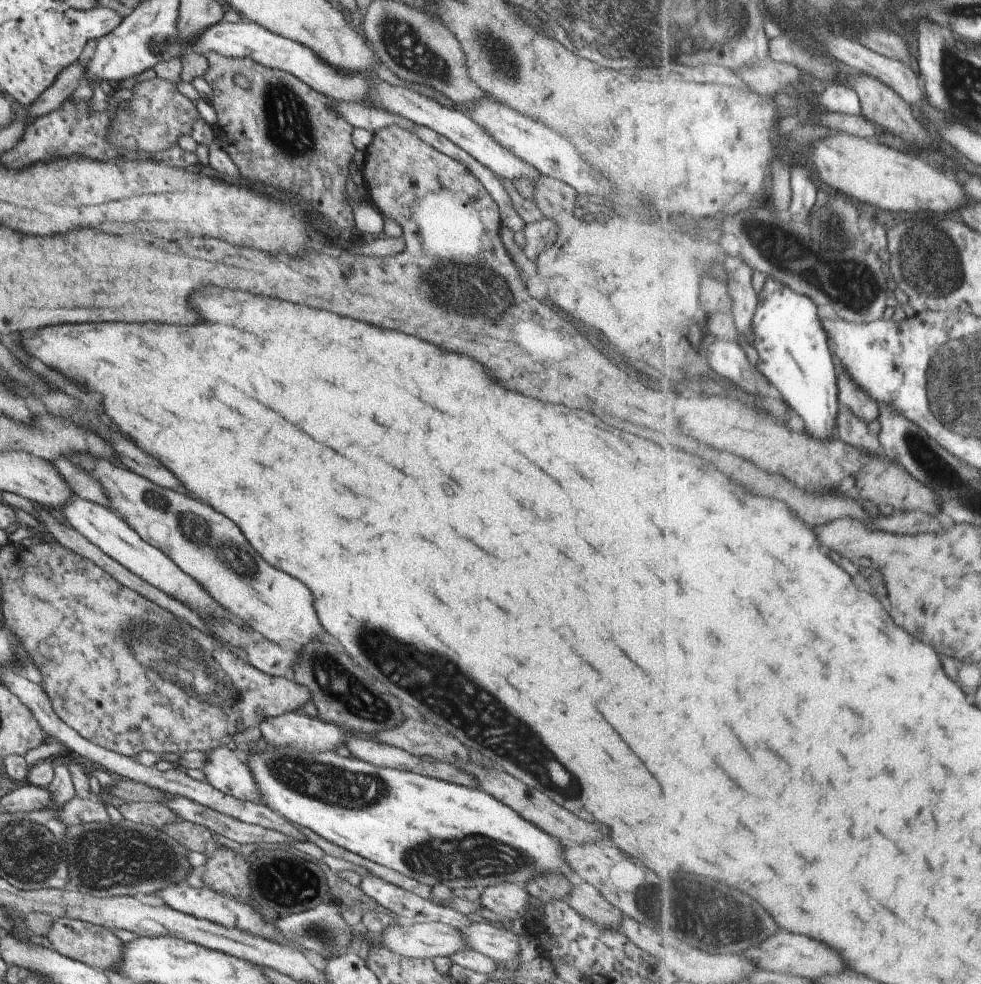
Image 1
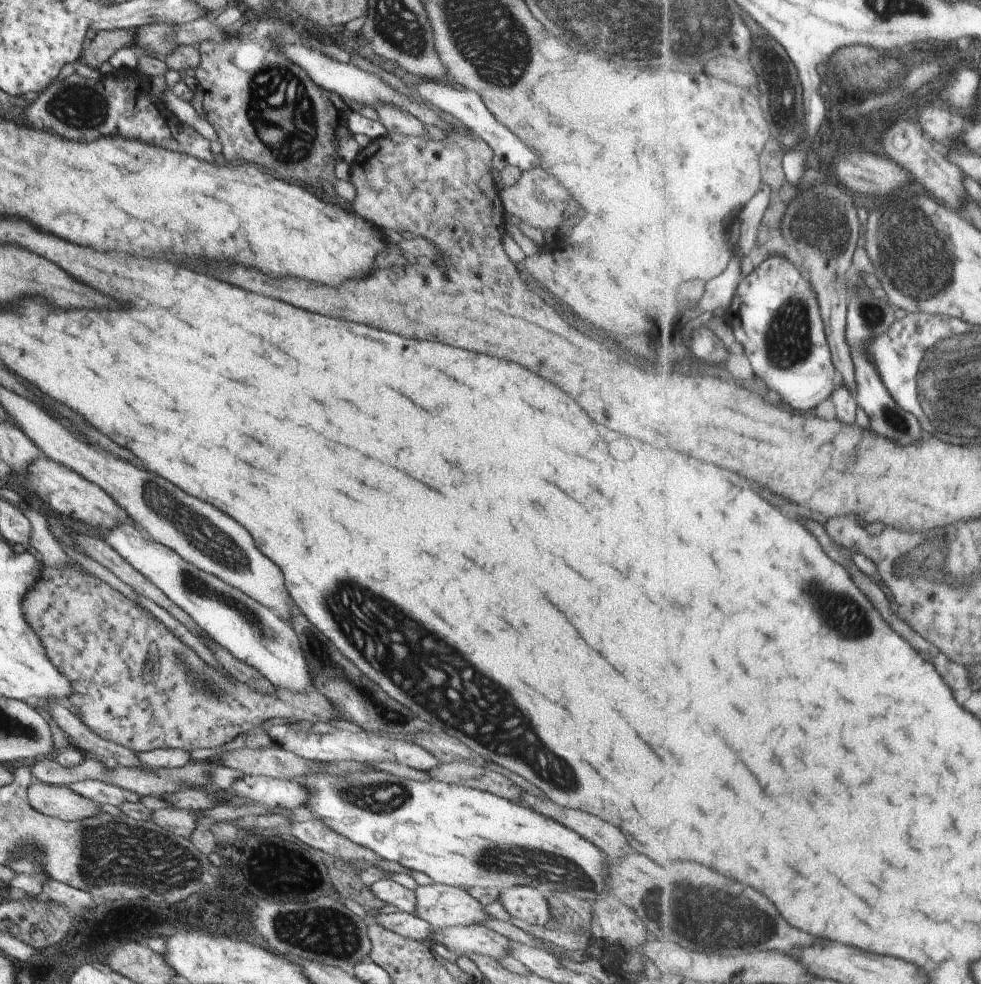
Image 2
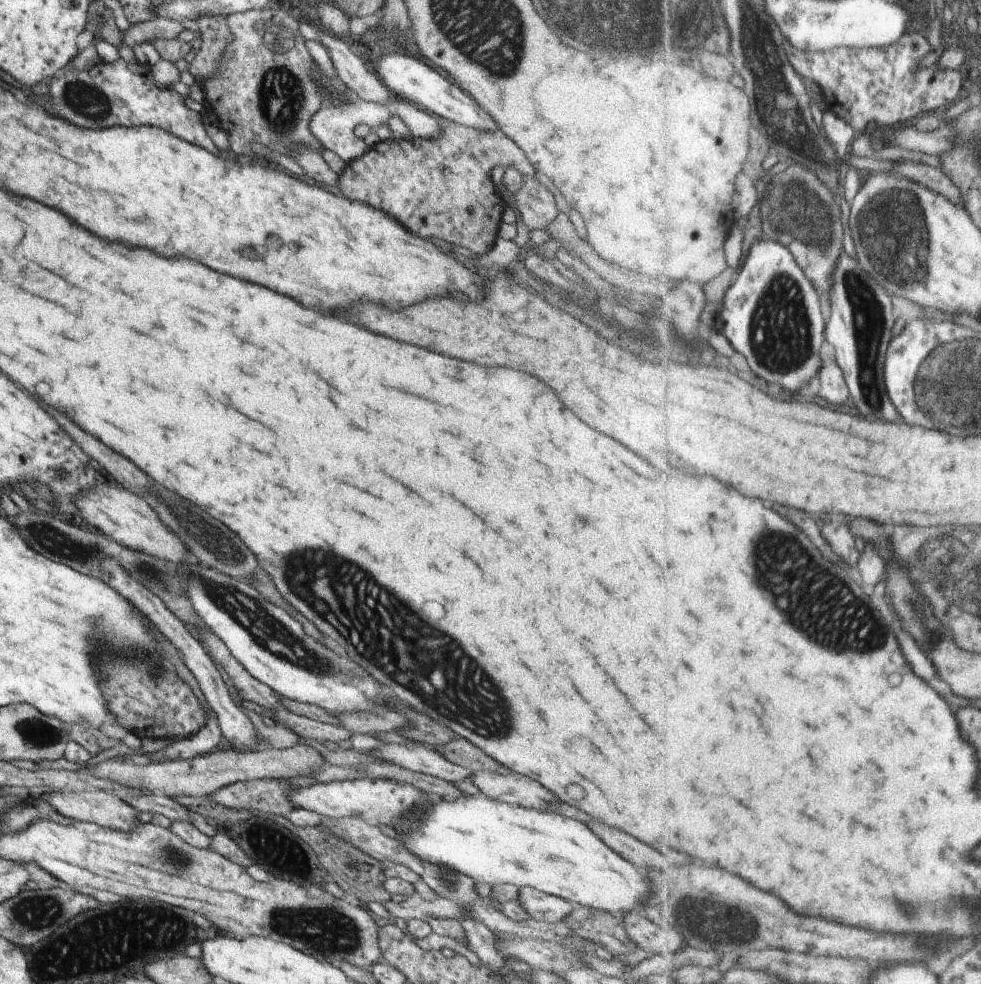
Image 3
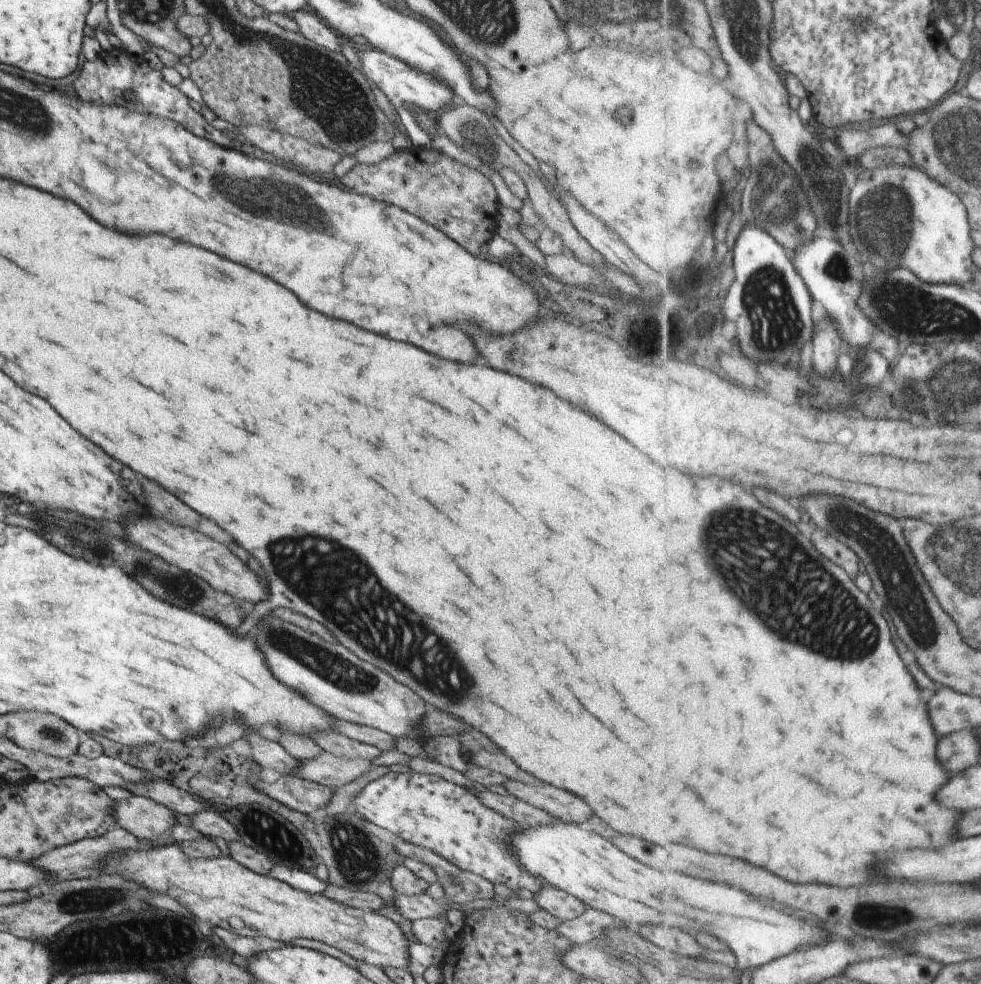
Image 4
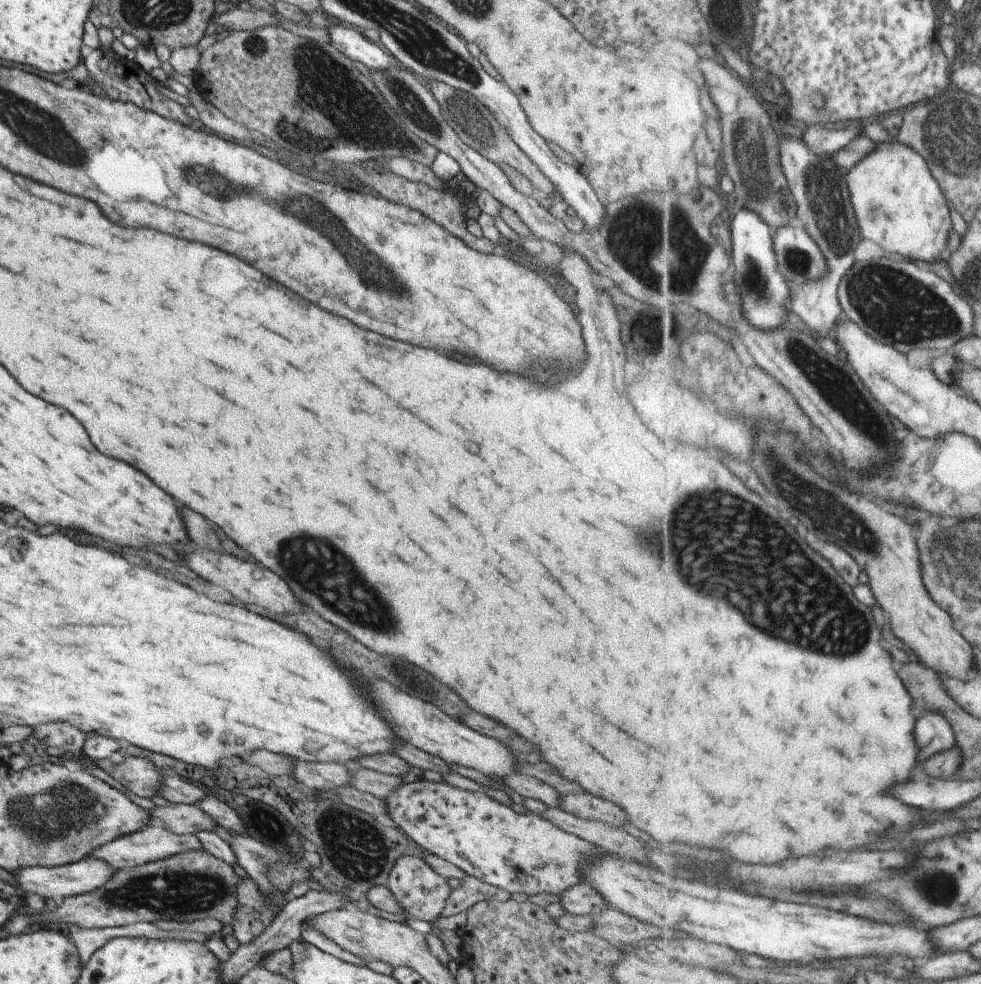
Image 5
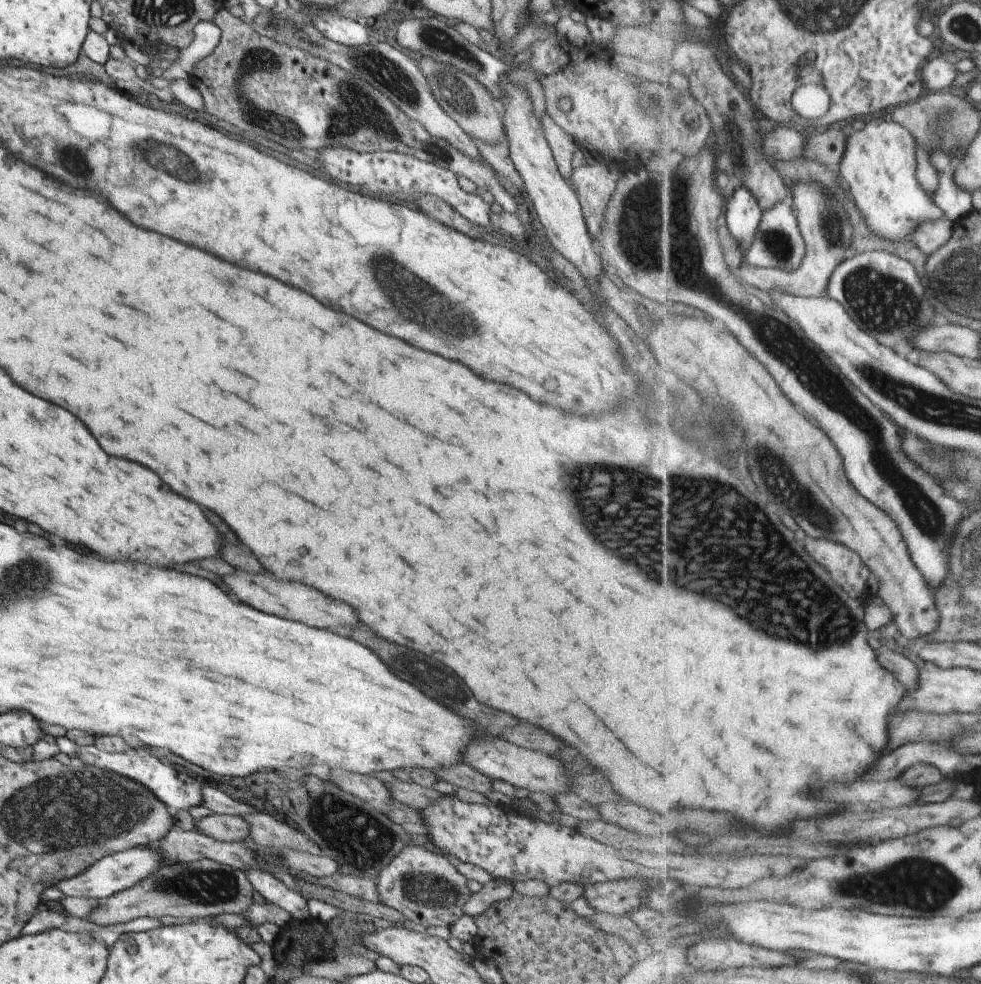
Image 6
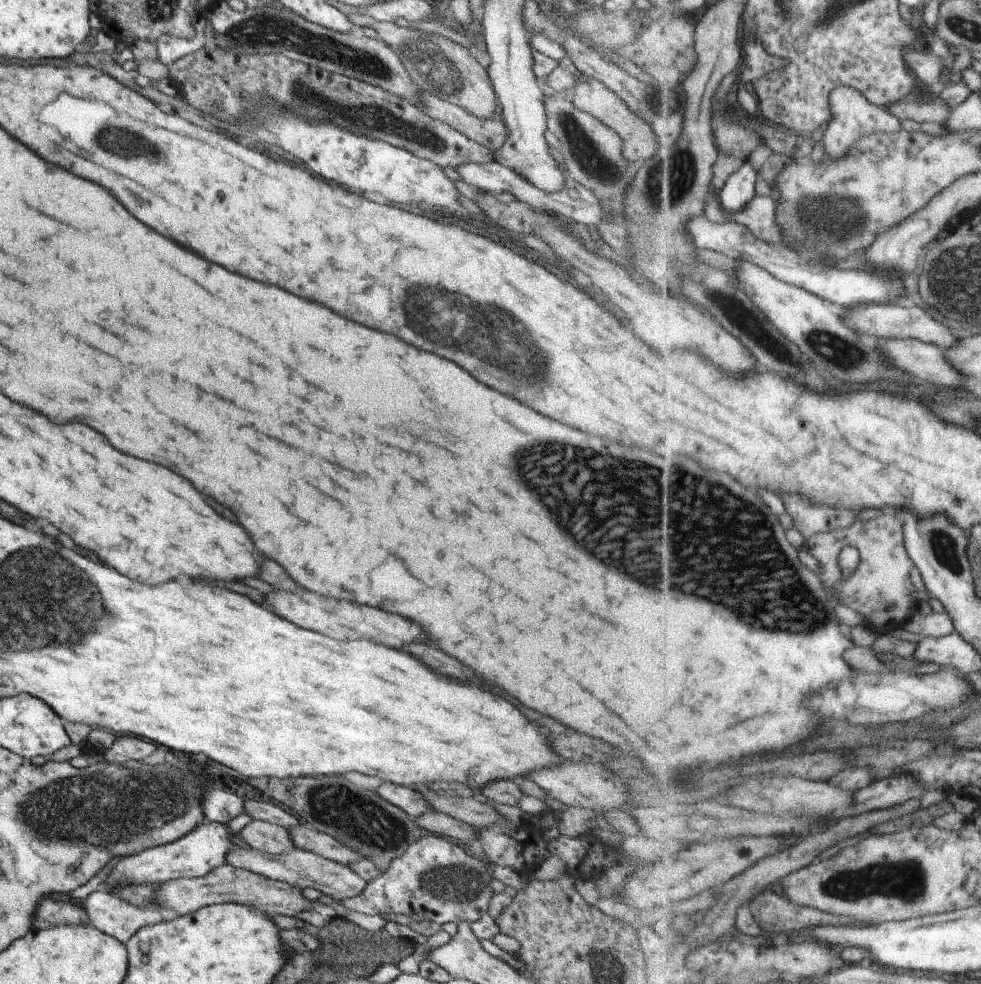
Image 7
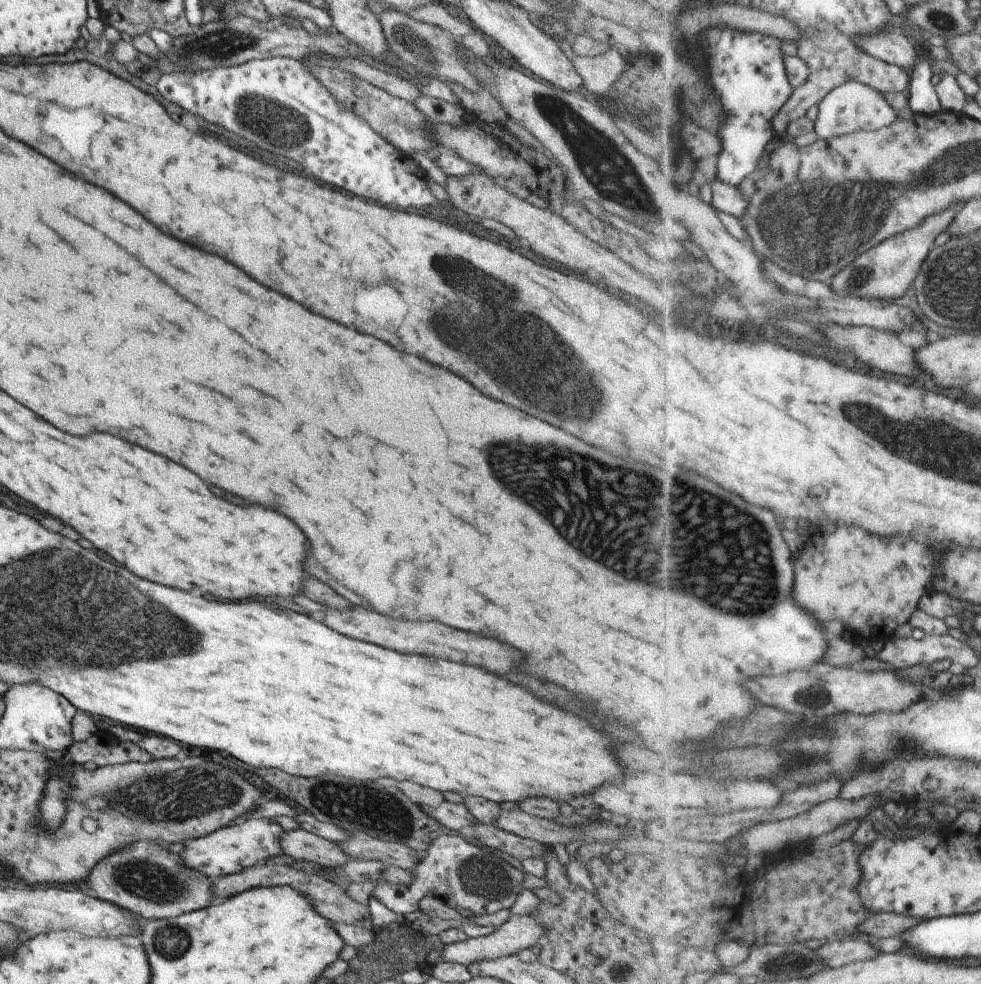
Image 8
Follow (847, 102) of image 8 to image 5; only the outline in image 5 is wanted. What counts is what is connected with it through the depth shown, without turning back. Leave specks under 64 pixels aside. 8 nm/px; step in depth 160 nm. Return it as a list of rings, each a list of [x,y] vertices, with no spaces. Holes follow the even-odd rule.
[[[897,138],[892,142],[879,142],[874,150],[863,161],[858,163],[846,176],[850,201],[856,215],[861,234],[868,240],[874,241],[888,254],[893,252],[915,258],[915,261],[931,264],[945,261],[951,254],[949,248],[949,234],[953,232],[953,220],[949,214],[948,193],[940,180],[931,172],[931,166],[925,158],[911,146],[902,144]]]

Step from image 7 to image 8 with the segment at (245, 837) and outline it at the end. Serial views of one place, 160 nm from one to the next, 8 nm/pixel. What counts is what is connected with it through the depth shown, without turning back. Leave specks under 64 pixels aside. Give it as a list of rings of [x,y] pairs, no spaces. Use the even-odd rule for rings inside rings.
[[[303,829],[285,831],[280,836],[280,847],[285,855],[315,863],[327,869],[341,867],[353,860],[337,843],[308,833]]]

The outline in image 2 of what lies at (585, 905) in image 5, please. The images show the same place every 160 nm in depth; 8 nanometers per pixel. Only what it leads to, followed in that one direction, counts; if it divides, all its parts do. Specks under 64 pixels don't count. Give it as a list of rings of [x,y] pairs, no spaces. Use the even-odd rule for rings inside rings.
[[[512,886],[500,890],[498,901],[506,912],[523,922],[544,926],[550,917],[546,897],[528,886]]]

